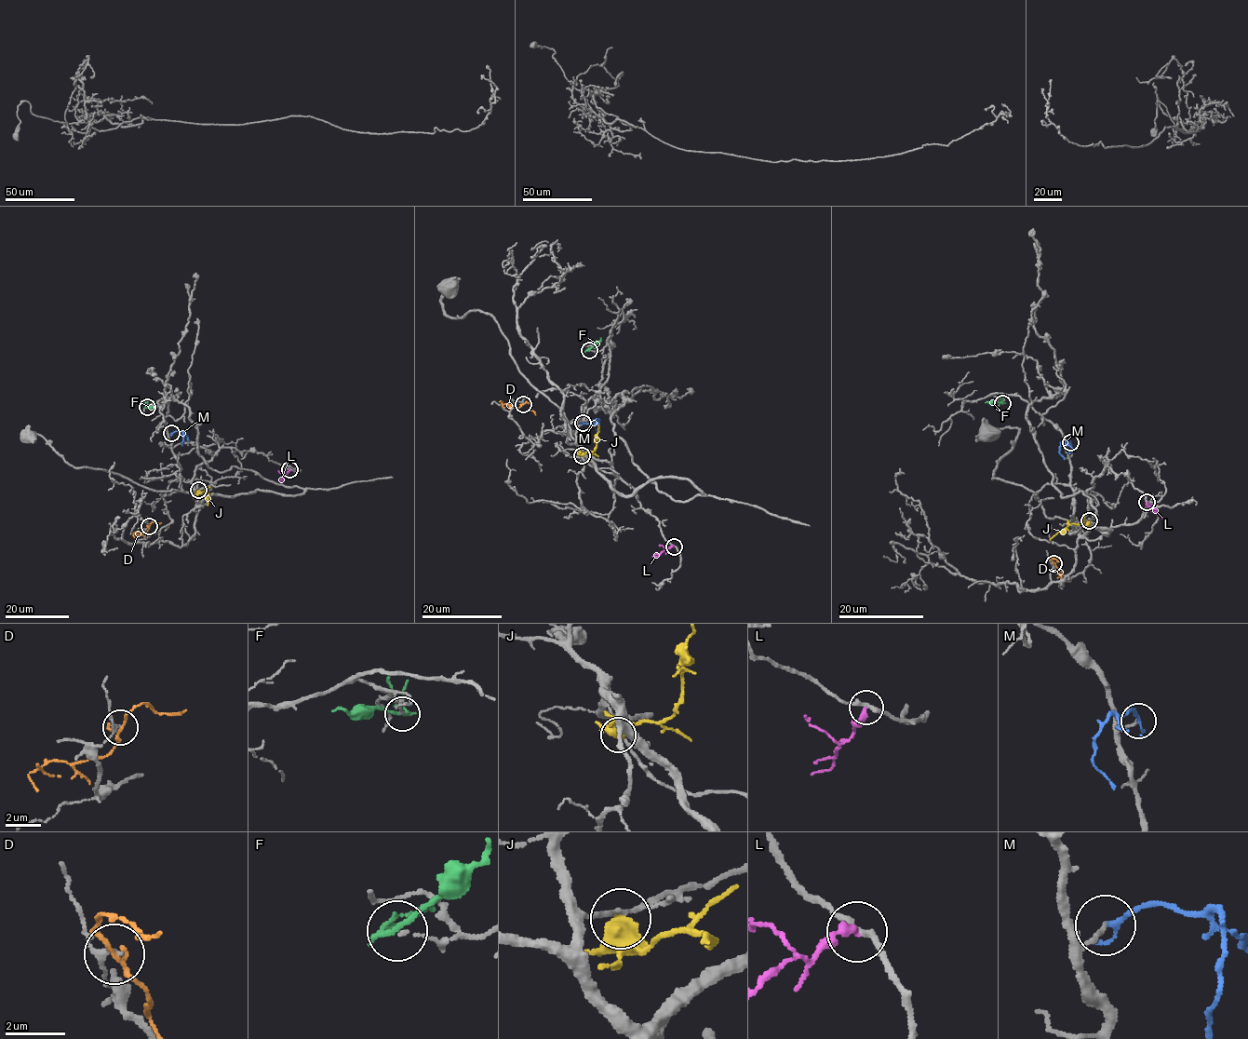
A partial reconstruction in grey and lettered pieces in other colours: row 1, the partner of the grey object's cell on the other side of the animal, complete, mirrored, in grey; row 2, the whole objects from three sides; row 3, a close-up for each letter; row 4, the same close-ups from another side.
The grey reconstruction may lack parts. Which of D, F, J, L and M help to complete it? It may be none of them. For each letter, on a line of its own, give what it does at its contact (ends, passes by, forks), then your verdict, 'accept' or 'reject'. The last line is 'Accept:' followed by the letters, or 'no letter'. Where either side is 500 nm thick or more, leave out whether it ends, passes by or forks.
D: it passes by; reject
F: it forks there; reject
J: it passes by; reject
L: it ends there; reject
M: it passes by; accept
Accept: M

